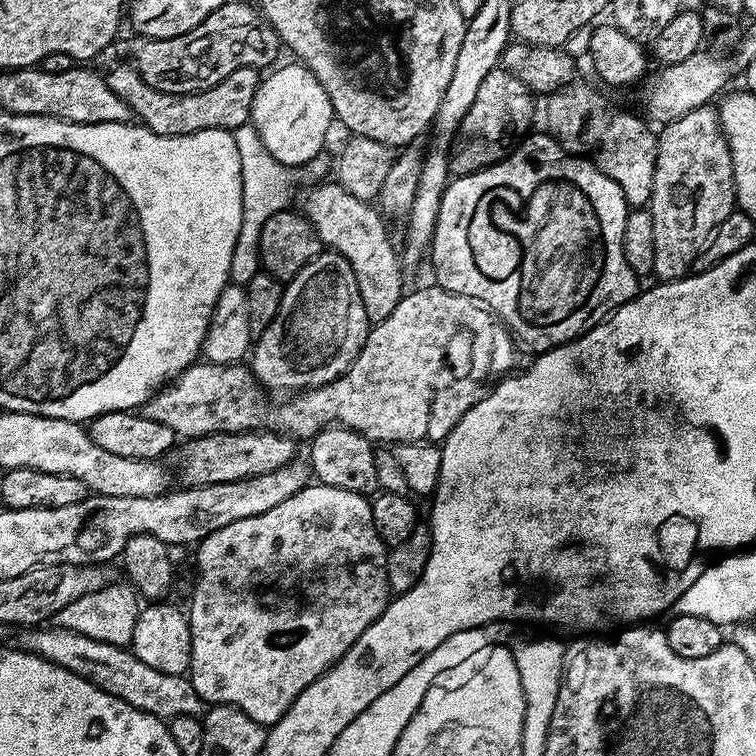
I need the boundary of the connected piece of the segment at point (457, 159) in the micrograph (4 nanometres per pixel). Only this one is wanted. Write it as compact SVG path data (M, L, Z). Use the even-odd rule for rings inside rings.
M499 66L490 74L486 74L486 79L482 81L482 86L474 97L474 104L470 106L470 110L466 110L466 118L460 124L459 133L450 152L451 171L456 174L477 172L479 168L489 168L492 164L503 160L521 140L529 135L528 127L532 124L532 100L534 100L532 91L522 82L518 82L514 74L504 71Z

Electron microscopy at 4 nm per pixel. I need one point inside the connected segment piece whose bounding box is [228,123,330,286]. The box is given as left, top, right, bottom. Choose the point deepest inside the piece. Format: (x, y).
(268, 186)

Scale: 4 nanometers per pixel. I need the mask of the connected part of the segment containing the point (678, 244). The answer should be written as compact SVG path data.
M712 104L698 106L698 110L690 110L690 114L682 114L682 118L663 125L663 127L659 129L656 138L654 190L652 191L652 199L648 201L646 207L654 218L654 270L652 271L652 276L660 282L665 280L683 280L685 276L692 272L694 258L698 258L698 254L707 246L709 240L712 239L712 235L718 230L718 226L722 226L722 222L726 222L728 215L737 211L738 208L736 202L736 183L734 182L734 162L730 154L728 138L724 135L724 128L720 125L719 111L717 111Z

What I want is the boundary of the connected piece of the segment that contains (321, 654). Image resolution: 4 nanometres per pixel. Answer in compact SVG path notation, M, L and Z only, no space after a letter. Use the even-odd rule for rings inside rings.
M319 482L309 483L308 487L303 488L298 494L286 498L286 502L278 502L278 506L274 506L274 510L266 510L266 514L254 514L254 518L242 518L242 522L230 522L230 526L222 526L220 530L214 530L209 536L202 538L199 544L195 545L194 552L196 552L196 568L200 573L196 576L196 589L192 592L192 605L186 608L190 634L192 635L190 679L194 690L205 705L229 704L238 710L242 710L242 714L250 714L250 718L254 718L254 722L265 726L271 726L279 722L286 714L286 710L290 710L290 706L296 701L298 694L302 694L302 690L306 690L306 686L310 686L310 682L314 682L327 668L334 667L343 658L346 650L350 650L350 646L354 646L354 642L358 642L358 638L362 638L362 630L366 630L366 626L373 624L382 614L382 610L387 608L390 599L390 589L388 587L389 549L382 542L382 538L378 538L378 530L374 530L374 518L372 517L372 506L369 497L359 496L350 490L338 490L334 486L326 486Z

